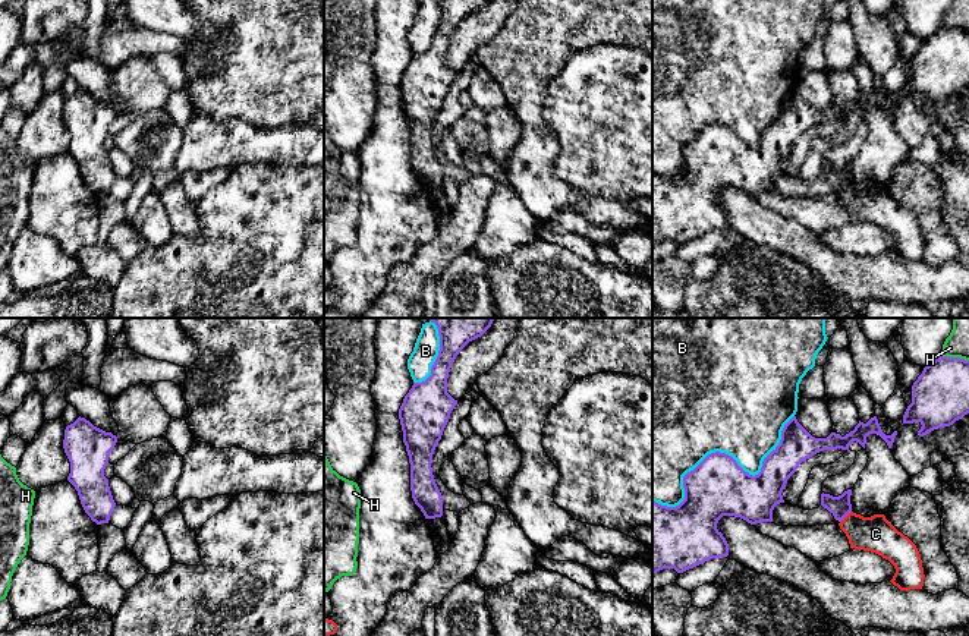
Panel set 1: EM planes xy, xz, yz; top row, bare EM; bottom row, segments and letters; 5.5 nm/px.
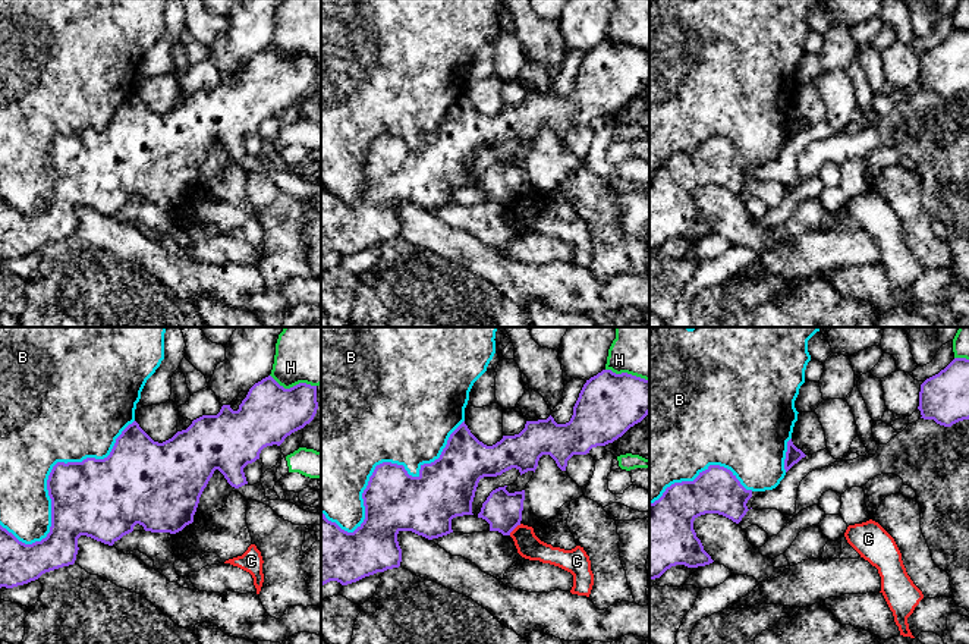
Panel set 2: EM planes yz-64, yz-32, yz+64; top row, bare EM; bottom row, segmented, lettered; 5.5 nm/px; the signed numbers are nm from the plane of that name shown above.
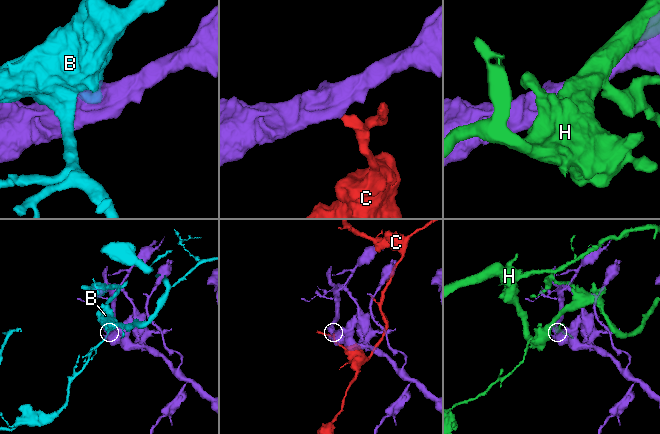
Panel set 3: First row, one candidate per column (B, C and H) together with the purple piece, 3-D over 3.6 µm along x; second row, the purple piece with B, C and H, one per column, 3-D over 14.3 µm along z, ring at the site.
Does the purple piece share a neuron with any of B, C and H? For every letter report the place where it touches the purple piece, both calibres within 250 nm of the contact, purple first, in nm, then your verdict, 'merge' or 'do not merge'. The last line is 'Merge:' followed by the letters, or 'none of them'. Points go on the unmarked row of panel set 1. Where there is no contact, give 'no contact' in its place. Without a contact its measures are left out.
B: yz (723, 125) | 320/500 nm | do not merge
C: yz (846, 186) | 120/200 nm | do not merge
H: yz (955, 30) | 320/140 nm | do not merge
Merge: none of them

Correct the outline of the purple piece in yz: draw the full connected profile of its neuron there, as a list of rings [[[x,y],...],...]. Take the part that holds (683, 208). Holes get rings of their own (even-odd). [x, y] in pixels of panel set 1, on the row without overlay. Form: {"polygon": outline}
{"polygon": [[[793,88],[781,103],[780,116],[764,130],[761,144],[755,148],[745,144],[737,133],[726,125],[708,126],[693,142],[683,148],[685,171],[676,179],[661,177],[652,173],[652,246],[663,240],[674,240],[683,245],[711,230],[729,227],[729,215],[717,201],[723,188],[734,188],[751,196],[773,193],[773,182],[784,174],[783,161],[787,151],[796,144],[799,136],[824,122],[847,122],[856,113],[863,120],[869,106],[880,107],[891,120],[897,103],[885,107],[877,88],[866,95],[861,94],[853,103],[841,108],[831,104],[827,110],[812,108]]]}

